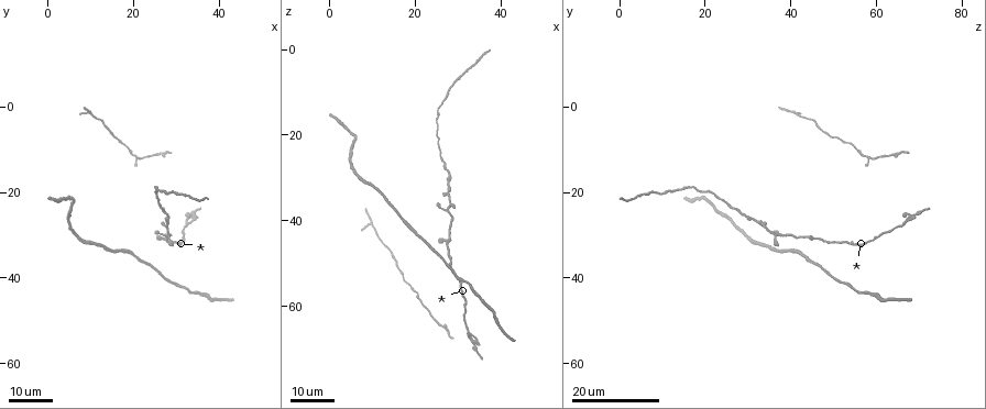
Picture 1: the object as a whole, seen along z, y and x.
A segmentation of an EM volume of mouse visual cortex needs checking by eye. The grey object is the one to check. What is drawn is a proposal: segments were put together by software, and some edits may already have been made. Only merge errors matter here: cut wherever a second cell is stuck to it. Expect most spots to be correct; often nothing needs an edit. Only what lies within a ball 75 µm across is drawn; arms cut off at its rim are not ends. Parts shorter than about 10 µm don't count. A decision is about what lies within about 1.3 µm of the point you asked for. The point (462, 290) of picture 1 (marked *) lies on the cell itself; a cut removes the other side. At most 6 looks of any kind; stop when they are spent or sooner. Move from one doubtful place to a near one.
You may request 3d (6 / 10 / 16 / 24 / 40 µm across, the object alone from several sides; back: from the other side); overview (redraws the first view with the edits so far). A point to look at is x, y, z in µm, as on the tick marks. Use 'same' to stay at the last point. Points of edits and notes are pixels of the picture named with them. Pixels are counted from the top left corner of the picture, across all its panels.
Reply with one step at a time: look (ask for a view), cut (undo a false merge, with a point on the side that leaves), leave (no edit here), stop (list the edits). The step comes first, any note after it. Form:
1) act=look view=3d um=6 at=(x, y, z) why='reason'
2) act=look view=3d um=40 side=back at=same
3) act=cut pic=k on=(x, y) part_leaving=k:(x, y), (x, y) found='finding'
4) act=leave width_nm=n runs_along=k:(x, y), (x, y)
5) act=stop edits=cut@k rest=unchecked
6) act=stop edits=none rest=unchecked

act=look view=3d um=16 at=(28.0, 28.0, 34.0) why='sudden change in width'

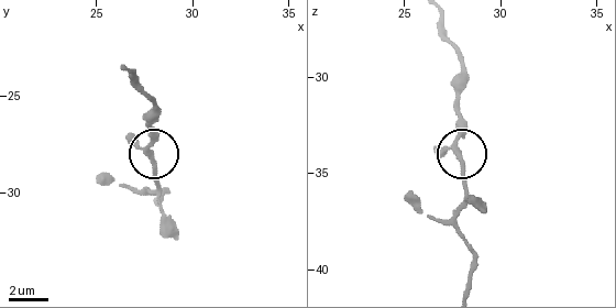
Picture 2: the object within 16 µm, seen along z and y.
act=look view=3d um=10 at=(27.9, 28.3, 34.2)

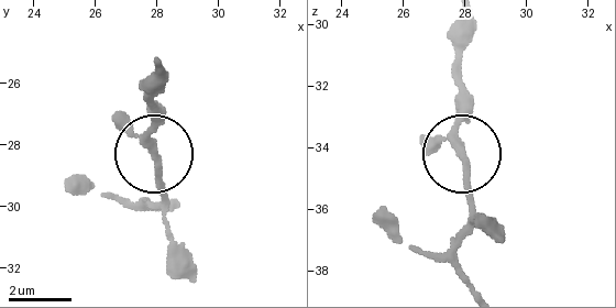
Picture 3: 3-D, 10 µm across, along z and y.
act=leave arms=3 found='continuous, no second cell'

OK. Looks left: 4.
act=look view=3d um=24 at=(22.5, 36.0, 45.0)

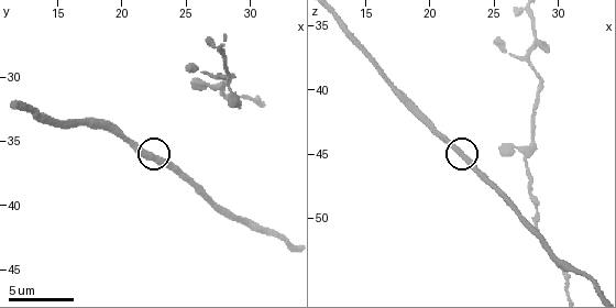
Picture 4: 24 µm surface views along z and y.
act=look view=3d um=10 at=(22.4, 36.4, 44.8) why='zoom in'

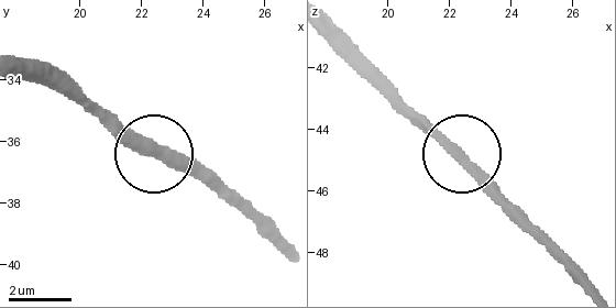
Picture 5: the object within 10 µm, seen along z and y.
act=leave found='all the same cell'

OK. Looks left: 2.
act=look view=3d um=10 at=(27.8, 30.6, 44.6) why='arms part here'

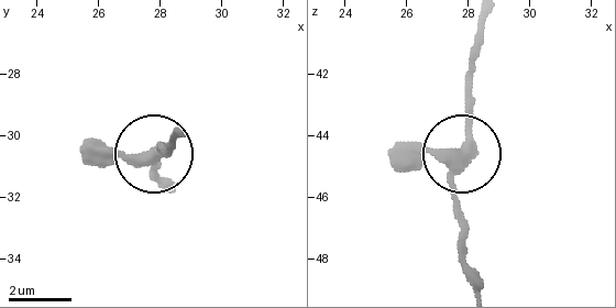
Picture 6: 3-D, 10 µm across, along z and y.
act=leave side_arm_um=54 arms=3 found='all the same cell'

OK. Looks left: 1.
act=stop edits=none rest=unchecked

